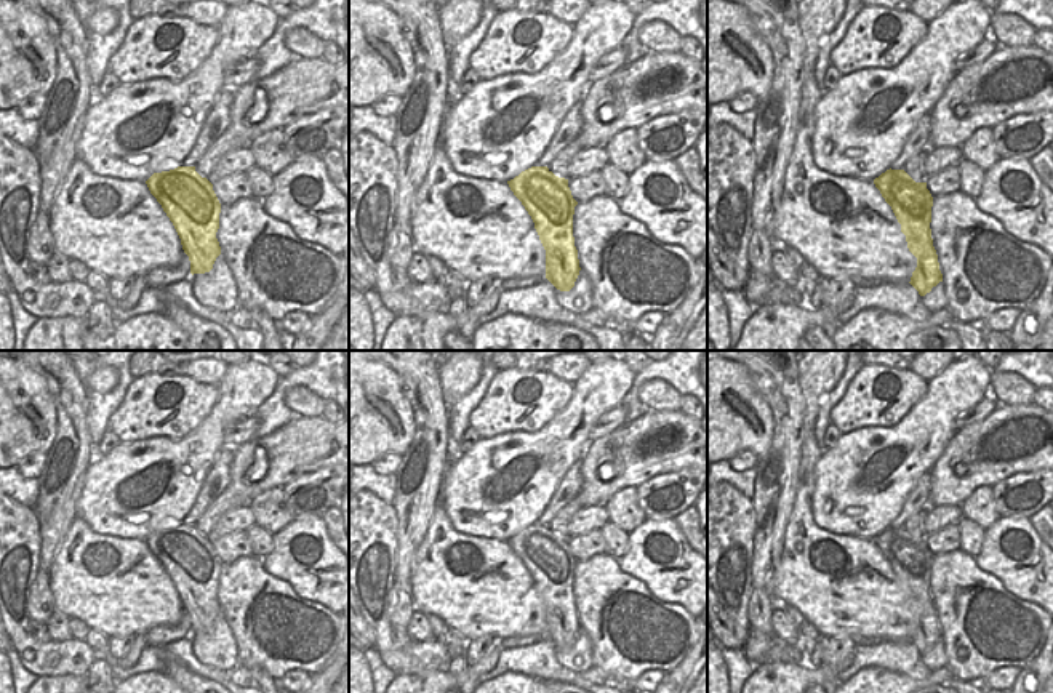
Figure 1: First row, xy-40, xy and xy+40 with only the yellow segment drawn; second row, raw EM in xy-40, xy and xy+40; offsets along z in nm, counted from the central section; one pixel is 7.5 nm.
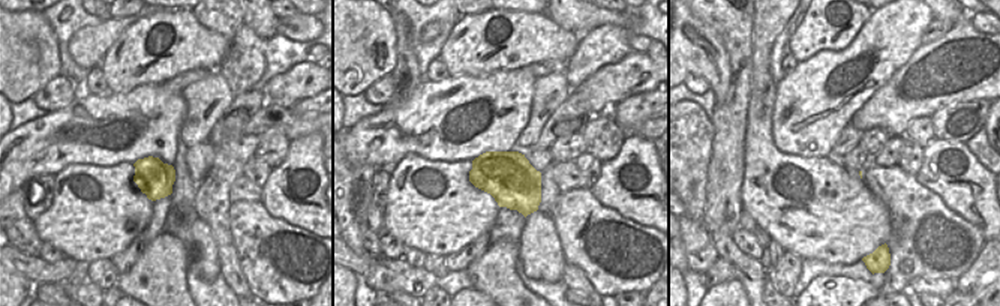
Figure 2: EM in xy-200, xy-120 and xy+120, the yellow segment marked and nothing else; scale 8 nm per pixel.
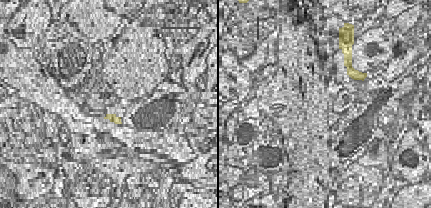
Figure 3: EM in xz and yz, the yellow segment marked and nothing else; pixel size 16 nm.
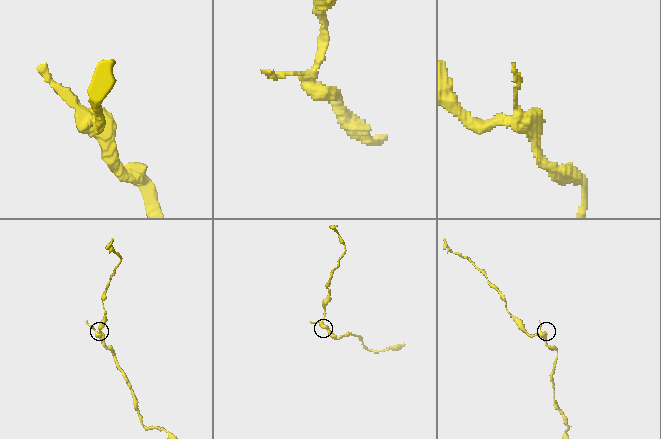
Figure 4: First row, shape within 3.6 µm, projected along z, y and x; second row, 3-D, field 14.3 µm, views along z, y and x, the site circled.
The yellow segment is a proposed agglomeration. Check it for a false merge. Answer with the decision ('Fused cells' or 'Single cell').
Single cell

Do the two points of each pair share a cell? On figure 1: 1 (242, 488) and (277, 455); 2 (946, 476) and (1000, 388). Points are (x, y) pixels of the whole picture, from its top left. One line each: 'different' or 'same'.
1: same
2: different

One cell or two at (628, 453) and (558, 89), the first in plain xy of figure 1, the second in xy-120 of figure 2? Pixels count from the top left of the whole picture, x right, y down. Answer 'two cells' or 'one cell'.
two cells

